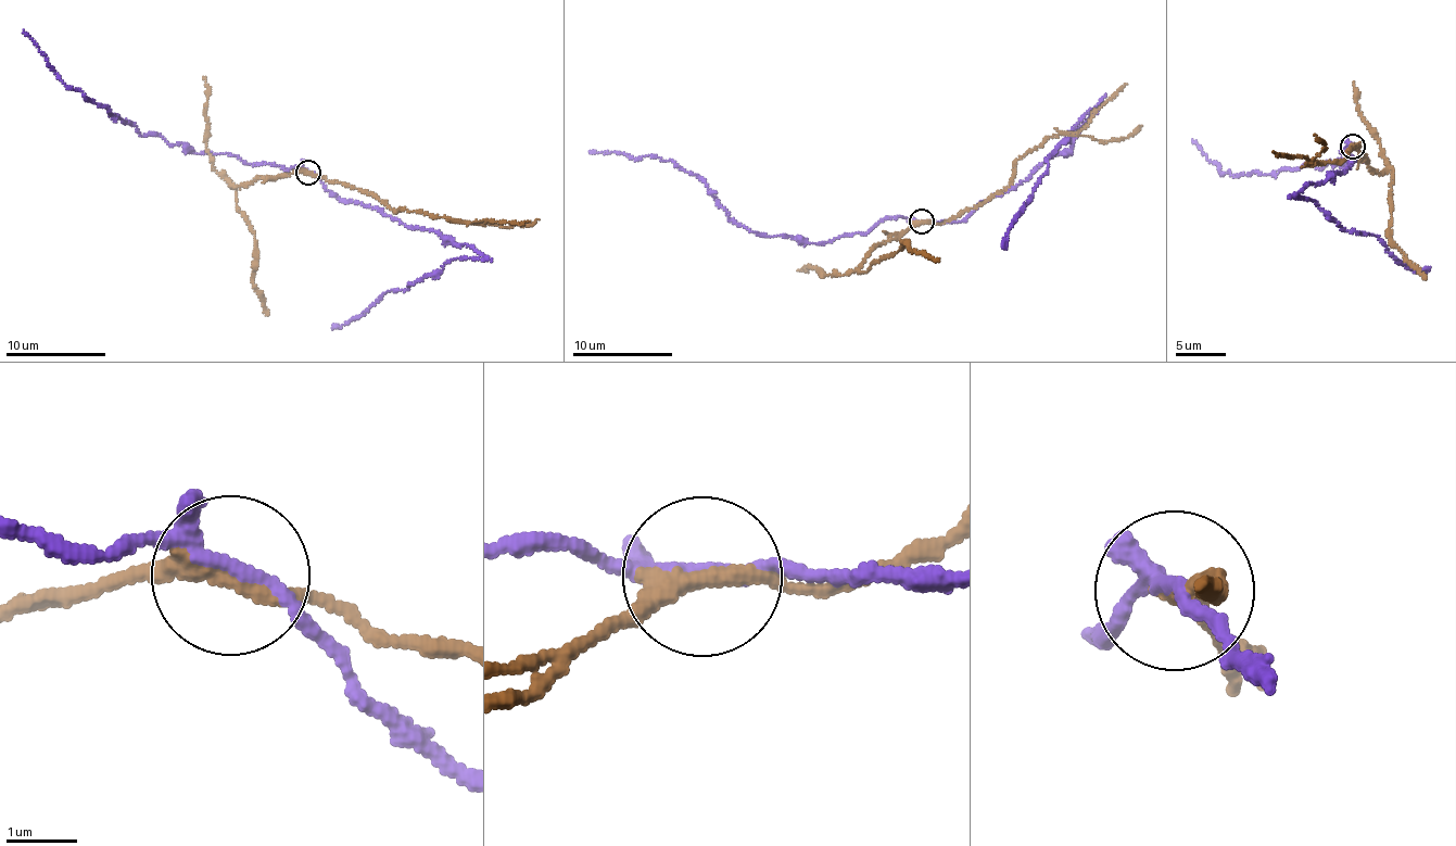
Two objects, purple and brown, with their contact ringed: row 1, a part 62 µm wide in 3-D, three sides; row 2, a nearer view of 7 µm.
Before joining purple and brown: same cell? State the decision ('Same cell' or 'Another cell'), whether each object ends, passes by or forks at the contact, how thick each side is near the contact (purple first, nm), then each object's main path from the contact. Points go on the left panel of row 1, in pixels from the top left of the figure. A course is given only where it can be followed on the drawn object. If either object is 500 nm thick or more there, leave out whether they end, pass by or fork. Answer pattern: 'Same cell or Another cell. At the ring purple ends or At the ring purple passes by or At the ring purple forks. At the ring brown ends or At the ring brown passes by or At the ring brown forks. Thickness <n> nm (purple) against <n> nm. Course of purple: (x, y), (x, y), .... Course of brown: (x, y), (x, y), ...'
Another cell. At the ring purple forks. At the ring brown passes by. Thickness 170 nm (purple) against 280 nm. Course of purple: (307, 172), (339, 197), (380, 210), (480, 254), (450, 261), (407, 289), (384, 293), (349, 324), (334, 326). Course of brown: (307, 172), (366, 190), (393, 209), (404, 207), (513, 227), (539, 219)

